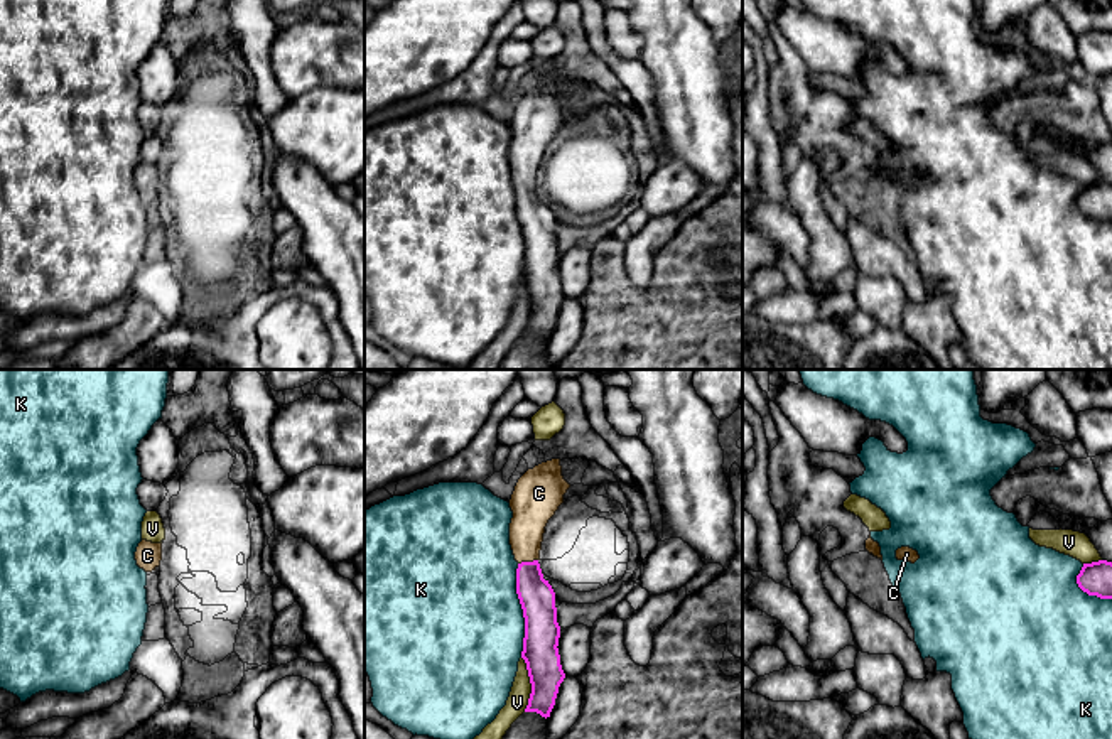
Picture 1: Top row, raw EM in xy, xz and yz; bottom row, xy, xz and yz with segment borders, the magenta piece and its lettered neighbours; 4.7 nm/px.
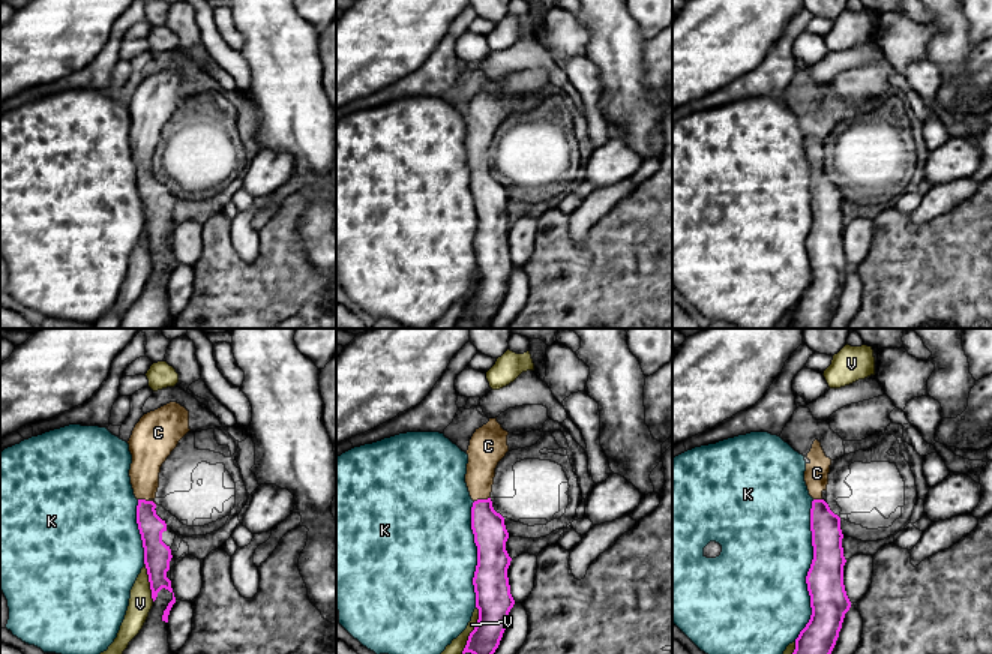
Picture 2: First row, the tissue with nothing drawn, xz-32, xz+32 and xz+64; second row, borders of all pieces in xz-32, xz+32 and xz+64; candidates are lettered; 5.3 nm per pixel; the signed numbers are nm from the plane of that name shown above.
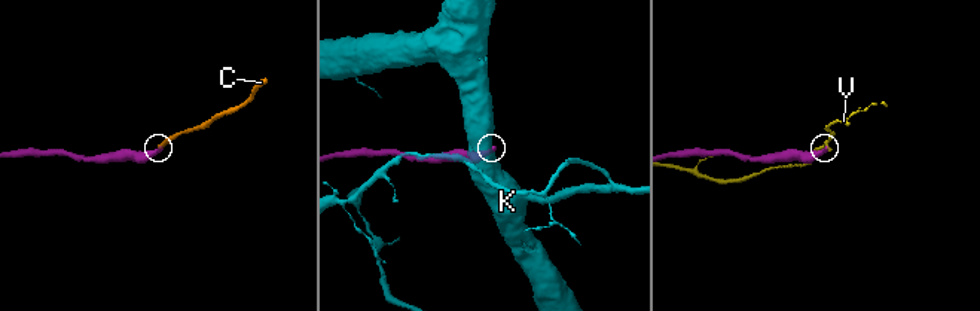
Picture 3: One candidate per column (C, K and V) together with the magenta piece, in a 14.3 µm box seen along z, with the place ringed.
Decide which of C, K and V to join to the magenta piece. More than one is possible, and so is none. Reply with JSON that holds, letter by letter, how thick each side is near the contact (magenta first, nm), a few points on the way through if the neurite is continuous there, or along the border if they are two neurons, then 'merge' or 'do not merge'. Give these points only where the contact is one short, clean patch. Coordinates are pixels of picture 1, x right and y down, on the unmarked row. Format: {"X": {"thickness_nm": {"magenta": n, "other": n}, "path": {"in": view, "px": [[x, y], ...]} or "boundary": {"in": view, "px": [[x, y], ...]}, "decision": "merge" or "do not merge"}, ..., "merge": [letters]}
{"C": {"thickness_nm": {"magenta": 170, "other": 190}, "path": {"in": "xz", "px": [[537, 220], [530, 208], [527, 184], [527, 147], [532, 132]]}, "decision": "merge"}, "K": {"thickness_nm": {"magenta": 170, "other": 480}, "decision": "do not merge"}, "V": {"thickness_nm": {"magenta": 170, "other": 100}, "decision": "do not merge"}, "merge": ["C"]}

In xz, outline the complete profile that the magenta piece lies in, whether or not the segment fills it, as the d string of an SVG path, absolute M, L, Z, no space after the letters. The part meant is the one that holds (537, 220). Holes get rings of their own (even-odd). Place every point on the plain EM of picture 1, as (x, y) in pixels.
M560 81L528 91L510 121L513 140L510 167L518 184L516 216L525 240L521 280L526 285L532 316L525 334L550 339L559 309L565 300L559 277L560 248L555 214L540 191L540 172L548 142L564 125L570 106L562 98Z

